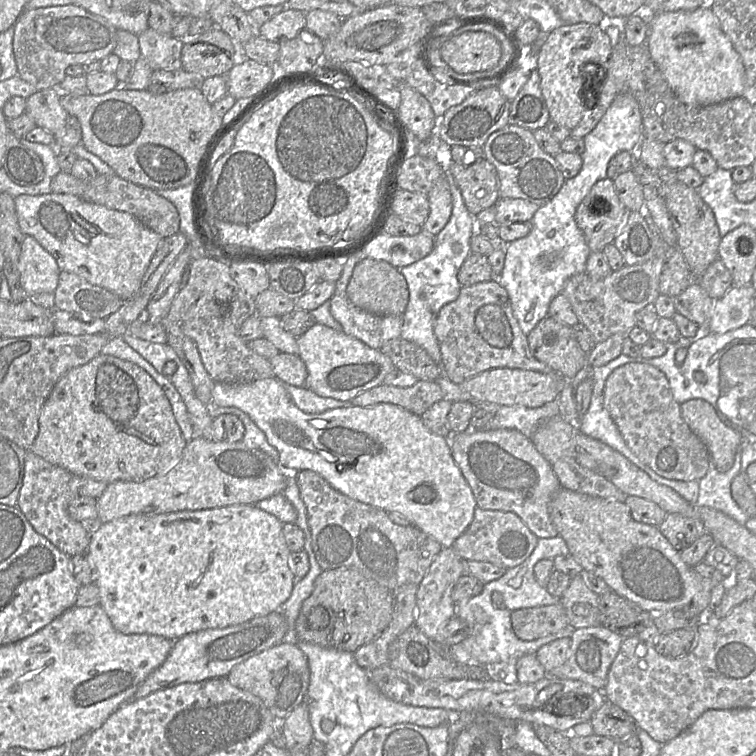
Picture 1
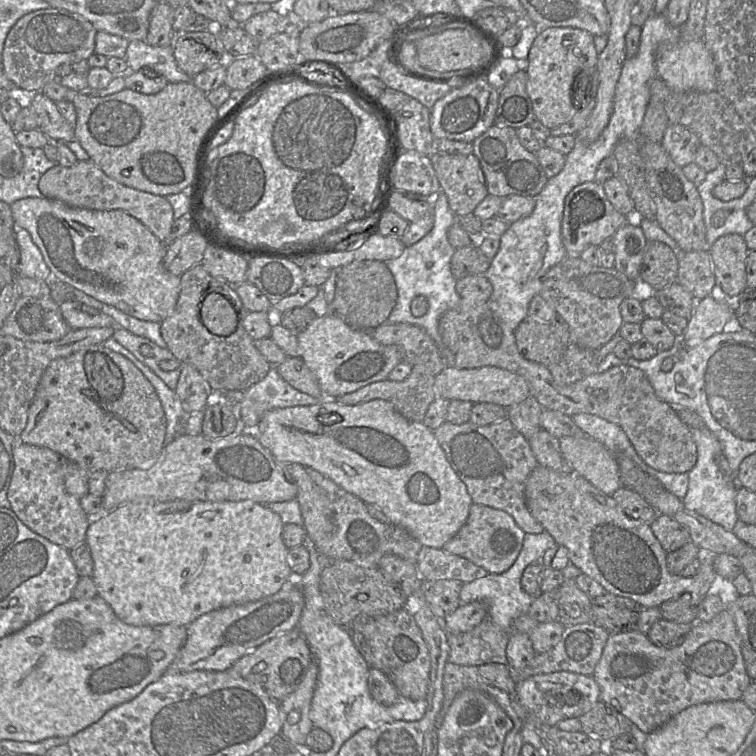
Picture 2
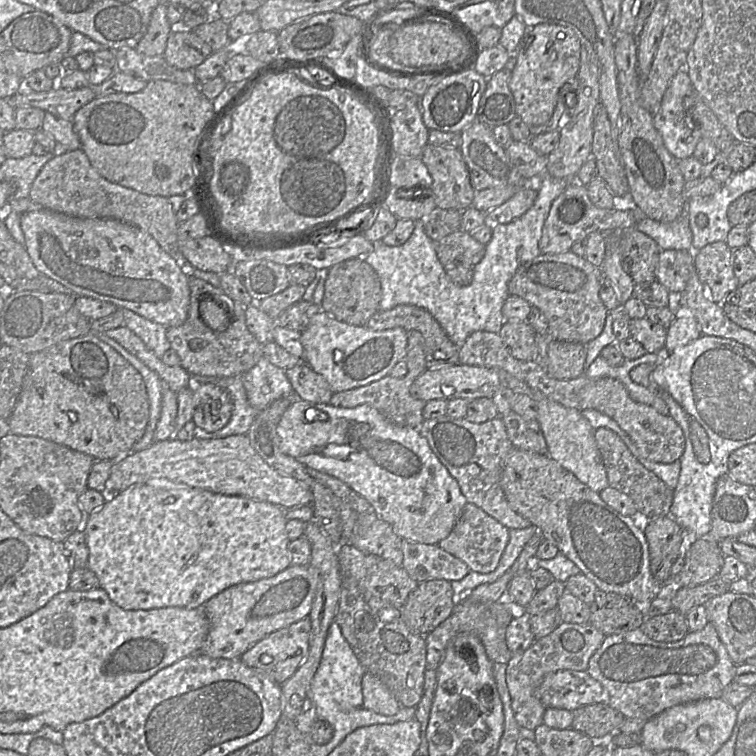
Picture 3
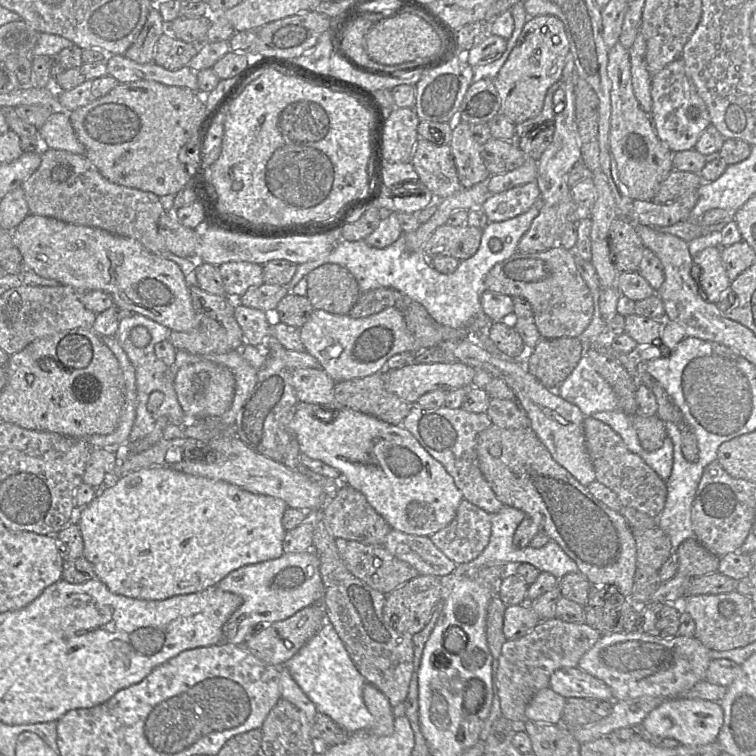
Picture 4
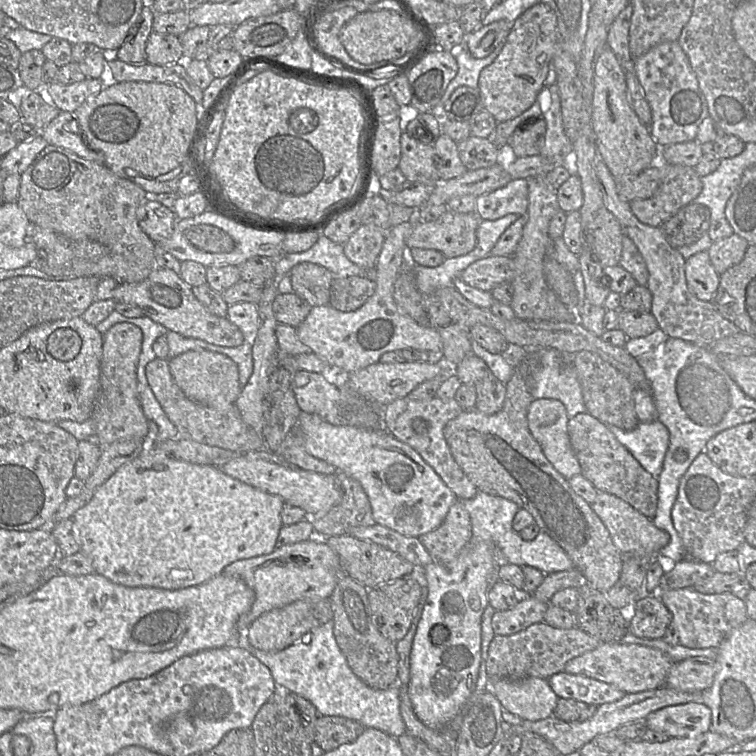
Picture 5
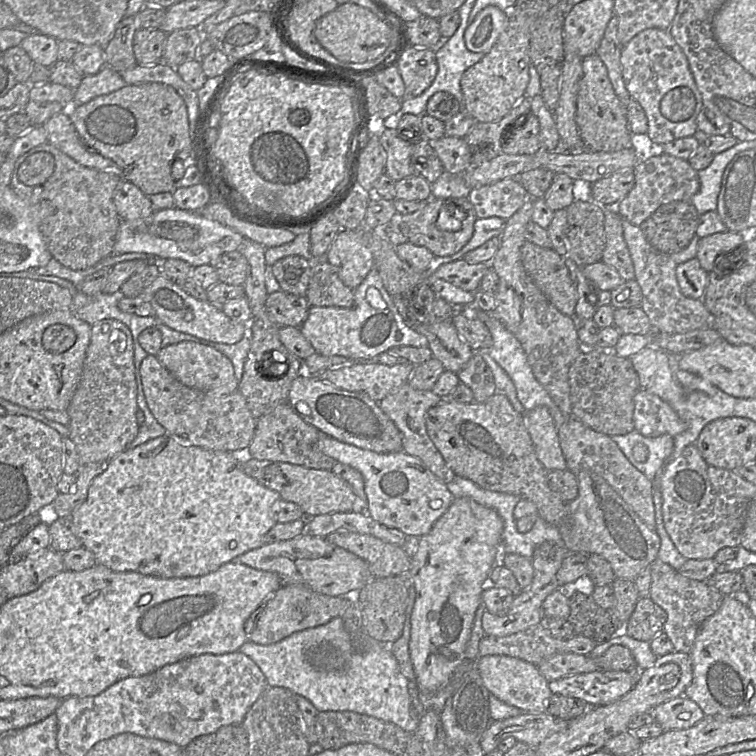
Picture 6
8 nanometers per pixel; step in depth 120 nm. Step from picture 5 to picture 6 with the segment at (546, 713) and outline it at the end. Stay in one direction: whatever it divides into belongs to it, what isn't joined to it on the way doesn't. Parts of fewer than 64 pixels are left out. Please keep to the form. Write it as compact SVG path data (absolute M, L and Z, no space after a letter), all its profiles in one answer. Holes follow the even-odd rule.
M487 655L478 659L478 672L486 689L502 702L526 713L546 713L552 691L537 666L511 656Z

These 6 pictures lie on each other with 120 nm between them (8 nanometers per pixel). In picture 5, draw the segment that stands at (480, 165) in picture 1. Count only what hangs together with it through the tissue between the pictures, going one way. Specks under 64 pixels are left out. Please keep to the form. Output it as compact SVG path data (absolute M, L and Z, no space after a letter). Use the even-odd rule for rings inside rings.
M406 132L400 137L401 158L398 169L407 181L435 187L441 180L434 164L433 145L424 144Z

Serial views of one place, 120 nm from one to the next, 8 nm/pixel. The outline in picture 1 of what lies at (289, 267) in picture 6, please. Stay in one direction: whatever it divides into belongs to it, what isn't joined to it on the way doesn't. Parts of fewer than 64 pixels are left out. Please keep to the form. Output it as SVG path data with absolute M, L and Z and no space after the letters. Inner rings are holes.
M365 258L355 265L346 294L355 306L382 316L403 315L409 302L408 284L399 268L375 258Z

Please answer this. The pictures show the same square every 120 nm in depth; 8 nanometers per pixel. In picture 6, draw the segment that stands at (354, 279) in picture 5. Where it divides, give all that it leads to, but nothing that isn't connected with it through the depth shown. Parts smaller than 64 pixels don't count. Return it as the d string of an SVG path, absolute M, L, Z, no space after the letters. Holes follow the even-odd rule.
M317 260L313 263L306 299L311 306L349 308L354 304L354 289L341 281L335 267L326 260Z

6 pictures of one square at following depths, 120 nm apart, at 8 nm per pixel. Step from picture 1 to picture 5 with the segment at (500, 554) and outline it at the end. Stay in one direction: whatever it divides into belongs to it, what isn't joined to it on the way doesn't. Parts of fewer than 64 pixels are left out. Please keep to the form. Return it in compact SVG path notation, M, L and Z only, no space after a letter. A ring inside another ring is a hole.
M458 501L452 505L443 523L419 539L434 561L453 561L468 546L473 537L469 513Z

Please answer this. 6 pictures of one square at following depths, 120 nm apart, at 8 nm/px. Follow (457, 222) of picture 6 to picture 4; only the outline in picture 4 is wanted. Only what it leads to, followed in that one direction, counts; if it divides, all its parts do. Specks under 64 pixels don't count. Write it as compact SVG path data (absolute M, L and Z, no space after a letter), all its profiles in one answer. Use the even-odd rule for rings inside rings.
M444 224L434 230L421 250L429 257L450 256L459 261L472 257L478 250L482 229L469 226Z

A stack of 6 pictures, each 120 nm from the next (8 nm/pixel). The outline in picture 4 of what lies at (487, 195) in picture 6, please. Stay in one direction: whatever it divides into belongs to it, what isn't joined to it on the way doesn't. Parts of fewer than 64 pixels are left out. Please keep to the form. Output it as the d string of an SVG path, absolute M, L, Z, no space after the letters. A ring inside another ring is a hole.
M534 181L492 194L481 207L489 222L501 222L526 213L539 199L540 190Z

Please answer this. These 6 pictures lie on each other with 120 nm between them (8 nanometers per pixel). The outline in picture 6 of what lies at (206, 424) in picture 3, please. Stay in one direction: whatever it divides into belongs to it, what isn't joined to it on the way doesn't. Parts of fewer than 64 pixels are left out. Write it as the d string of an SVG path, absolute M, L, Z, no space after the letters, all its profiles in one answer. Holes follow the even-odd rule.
M192 341L163 346L156 358L181 383L210 395L229 395L238 391L239 382L232 362L218 350Z

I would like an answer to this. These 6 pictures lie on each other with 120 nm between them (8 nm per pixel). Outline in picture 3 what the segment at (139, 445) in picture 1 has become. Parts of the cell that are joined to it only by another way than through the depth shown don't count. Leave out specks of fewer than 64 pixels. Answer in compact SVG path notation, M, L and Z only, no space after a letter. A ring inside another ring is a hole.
M90 331L78 338L61 341L42 351L29 354L27 372L24 376L22 389L11 416L6 420L10 433L20 436L36 436L60 444L73 450L90 455L94 460L115 461L132 452L133 445L142 438L145 433L150 415L150 404L146 385L140 373L116 350L102 342L98 335Z

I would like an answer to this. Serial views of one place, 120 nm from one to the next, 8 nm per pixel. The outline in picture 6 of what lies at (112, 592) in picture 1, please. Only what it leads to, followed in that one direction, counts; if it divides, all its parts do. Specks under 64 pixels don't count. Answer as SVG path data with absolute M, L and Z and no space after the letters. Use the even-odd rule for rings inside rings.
M164 435L126 449L108 461L106 469L92 480L85 501L71 513L71 531L82 541L82 546L93 553L96 563L112 571L138 572L160 578L198 577L214 572L235 558L263 546L265 535L277 523L276 505L279 501L280 495L277 492L244 473L237 453L182 445L173 436Z

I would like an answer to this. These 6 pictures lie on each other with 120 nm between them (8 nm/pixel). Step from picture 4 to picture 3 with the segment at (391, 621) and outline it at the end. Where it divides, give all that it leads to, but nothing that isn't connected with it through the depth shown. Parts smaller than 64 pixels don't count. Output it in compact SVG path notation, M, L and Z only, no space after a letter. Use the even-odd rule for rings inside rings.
M427 580L409 594L401 607L401 617L415 633L427 635L450 616L459 601L451 581Z

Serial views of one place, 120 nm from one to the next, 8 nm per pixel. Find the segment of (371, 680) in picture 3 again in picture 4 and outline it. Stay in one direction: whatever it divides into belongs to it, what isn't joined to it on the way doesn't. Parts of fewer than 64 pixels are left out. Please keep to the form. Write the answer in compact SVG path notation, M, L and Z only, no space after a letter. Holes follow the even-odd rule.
M365 683L363 701L374 718L374 725L369 731L377 736L389 736L393 733L394 714L387 697L375 686Z

